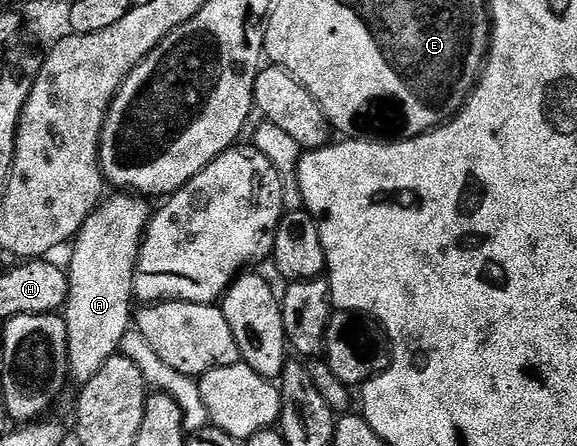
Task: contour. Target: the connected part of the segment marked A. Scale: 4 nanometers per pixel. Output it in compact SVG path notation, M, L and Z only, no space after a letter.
M124 192L116 197L106 199L87 216L78 232L72 247L70 264L66 266L69 278L68 298L64 305L64 319L68 330L68 376L75 385L87 384L104 366L109 356L118 352L118 346L126 331L132 326L132 308L130 300L134 296L134 267L138 261L142 237L149 224L152 208L145 199Z

